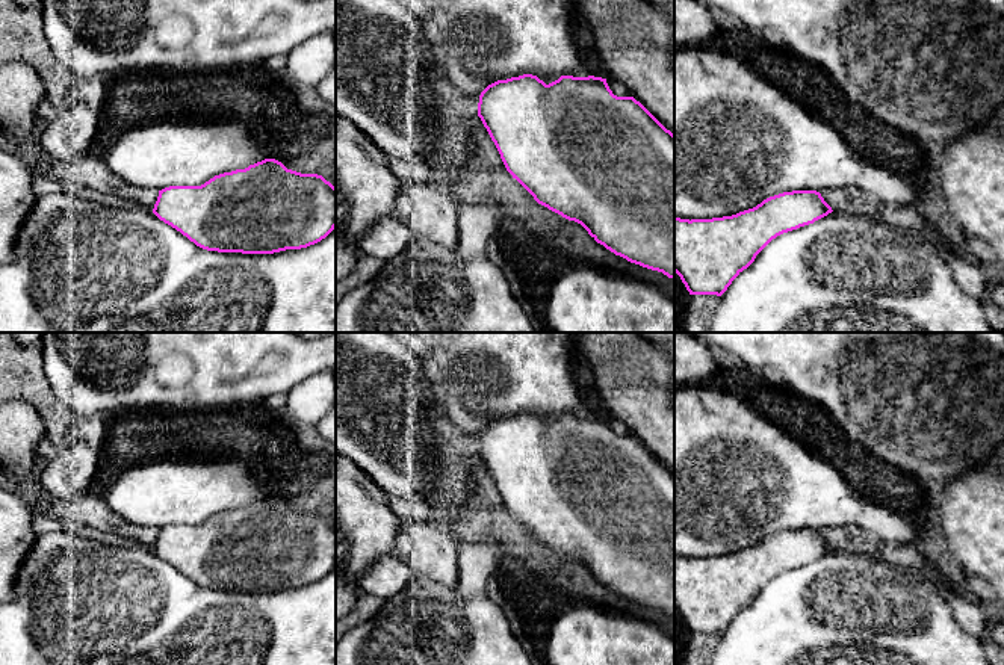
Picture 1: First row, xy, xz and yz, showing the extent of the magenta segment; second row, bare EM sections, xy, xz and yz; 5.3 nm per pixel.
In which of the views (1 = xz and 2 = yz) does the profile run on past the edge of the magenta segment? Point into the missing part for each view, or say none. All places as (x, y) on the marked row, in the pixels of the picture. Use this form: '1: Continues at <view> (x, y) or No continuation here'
1: No continuation here
2: No continuation here

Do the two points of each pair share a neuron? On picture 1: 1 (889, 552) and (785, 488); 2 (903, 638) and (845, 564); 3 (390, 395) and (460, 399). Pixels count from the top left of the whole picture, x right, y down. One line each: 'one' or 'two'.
1: two
2: one
3: two

